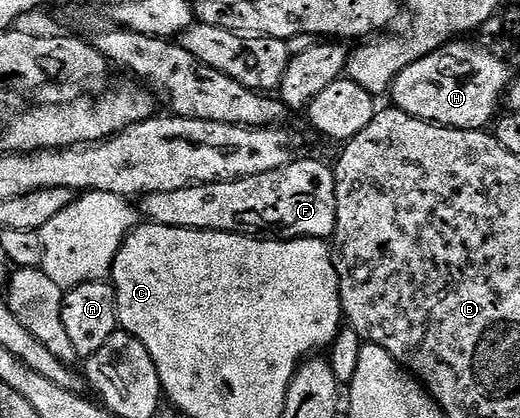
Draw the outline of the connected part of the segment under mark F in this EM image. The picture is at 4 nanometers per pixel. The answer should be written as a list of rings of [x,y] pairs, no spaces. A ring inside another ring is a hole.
[[[298,158],[279,170],[271,170],[258,176],[244,176],[241,180],[219,180],[216,184],[192,184],[183,190],[150,192],[139,204],[139,212],[150,224],[162,224],[172,228],[190,228],[200,232],[240,232],[258,238],[278,240],[328,241],[337,231],[337,203],[335,202],[335,178],[327,163]]]

